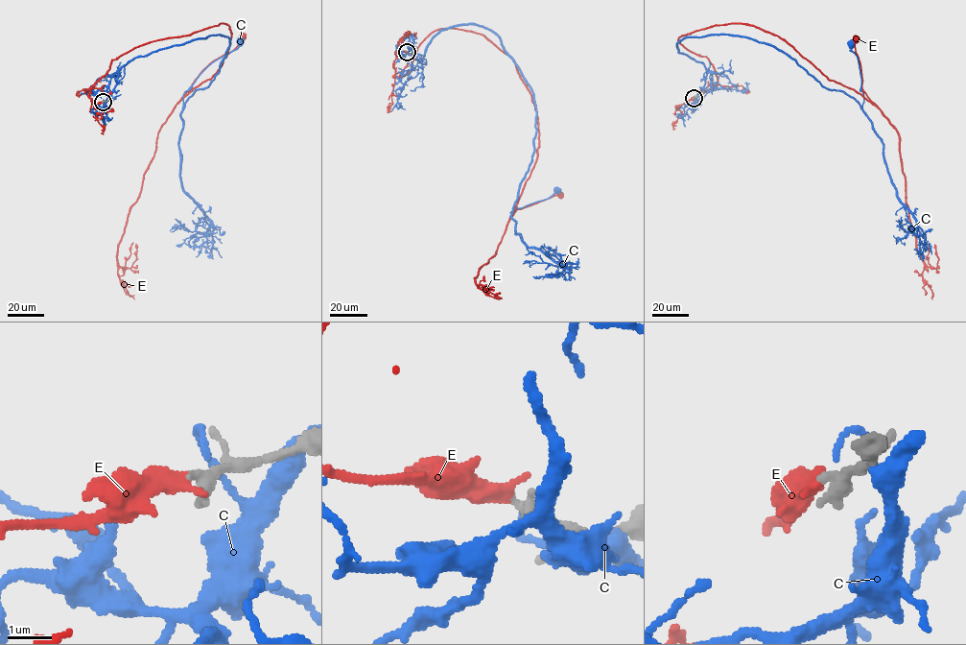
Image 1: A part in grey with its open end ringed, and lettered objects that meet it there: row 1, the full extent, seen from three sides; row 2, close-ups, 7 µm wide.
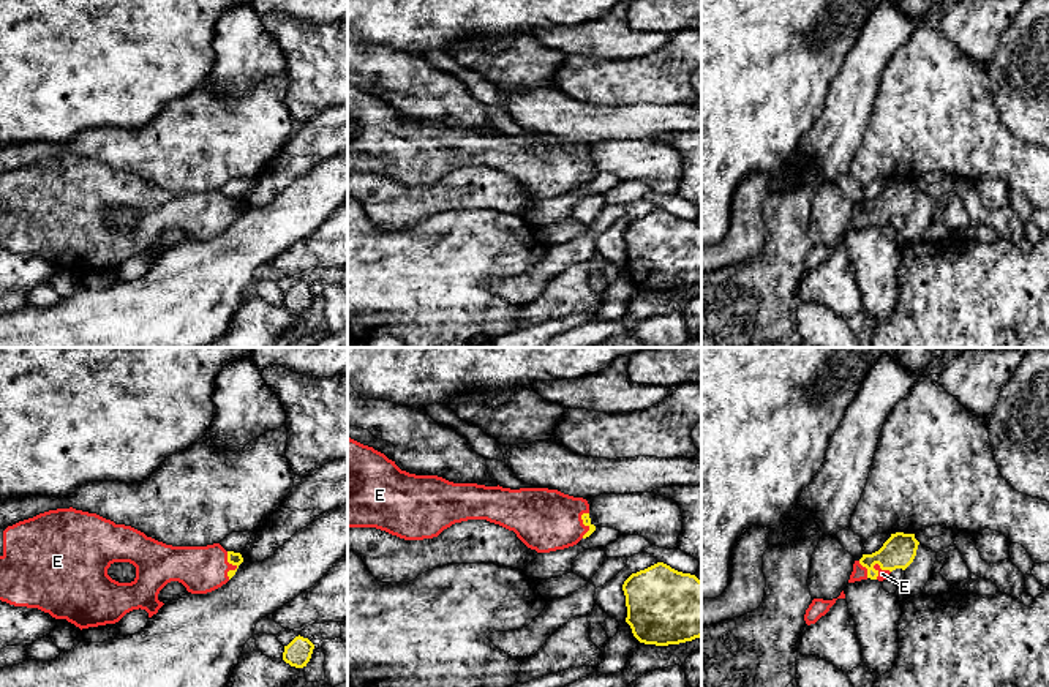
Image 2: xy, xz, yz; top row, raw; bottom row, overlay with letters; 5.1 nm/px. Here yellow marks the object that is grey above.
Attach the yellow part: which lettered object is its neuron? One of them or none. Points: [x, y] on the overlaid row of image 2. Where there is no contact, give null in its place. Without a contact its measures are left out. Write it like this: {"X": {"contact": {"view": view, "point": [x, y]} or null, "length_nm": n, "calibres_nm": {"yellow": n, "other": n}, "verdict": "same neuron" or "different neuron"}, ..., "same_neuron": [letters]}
{"C": {"contact": null, "verdict": "different neuron"}, "E": {"contact": {"view": "xy", "point": [234, 564]}, "length_nm": 140, "calibres_nm": {"yellow": 60, "other": 240}, "verdict": "same neuron"}, "same_neuron": ["E"]}

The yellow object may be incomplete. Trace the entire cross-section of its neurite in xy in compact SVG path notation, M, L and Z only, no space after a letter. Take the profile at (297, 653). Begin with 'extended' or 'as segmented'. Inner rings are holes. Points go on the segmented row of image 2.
as segmented | M295 636L288 646L284 646L283 660L295 668L303 668L311 659L314 644L303 636Z

